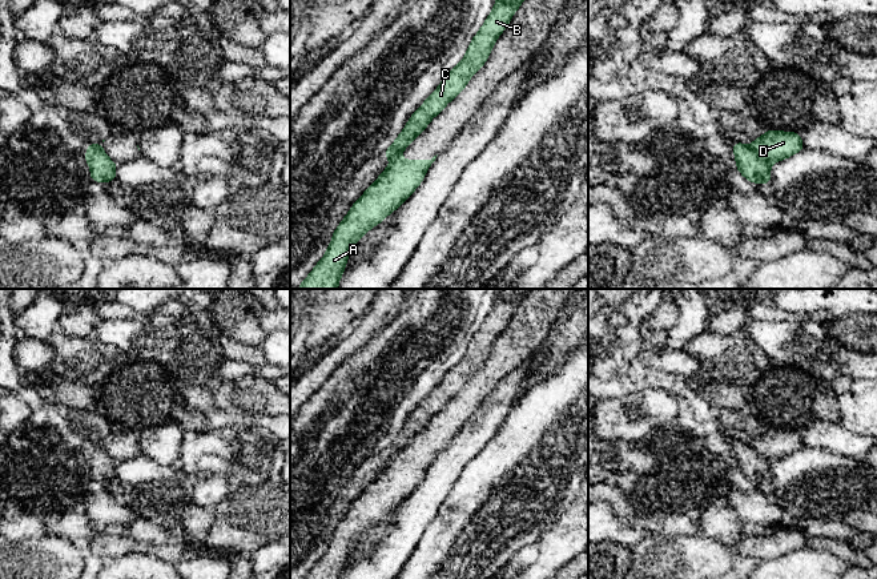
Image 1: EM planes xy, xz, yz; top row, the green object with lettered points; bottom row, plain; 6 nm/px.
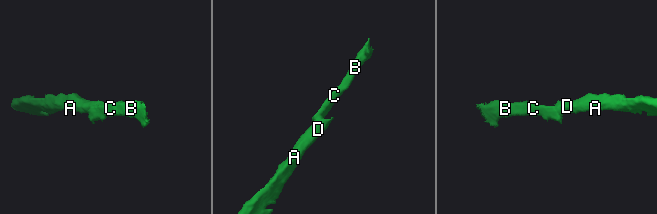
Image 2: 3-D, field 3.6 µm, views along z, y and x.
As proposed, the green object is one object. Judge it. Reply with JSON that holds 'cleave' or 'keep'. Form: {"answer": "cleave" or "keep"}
{"answer": "cleave"}

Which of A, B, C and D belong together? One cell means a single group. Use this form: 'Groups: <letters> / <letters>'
Groups: A D / B C

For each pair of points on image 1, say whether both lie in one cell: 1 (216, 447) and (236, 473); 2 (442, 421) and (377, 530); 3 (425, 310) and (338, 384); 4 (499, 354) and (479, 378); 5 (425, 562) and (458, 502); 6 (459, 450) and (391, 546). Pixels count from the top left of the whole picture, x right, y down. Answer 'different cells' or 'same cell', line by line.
1: different cells
2: different cells
3: same cell
4: same cell
5: same cell
6: same cell

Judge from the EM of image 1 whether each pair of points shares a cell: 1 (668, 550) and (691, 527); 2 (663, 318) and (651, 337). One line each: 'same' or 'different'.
1: different
2: same

